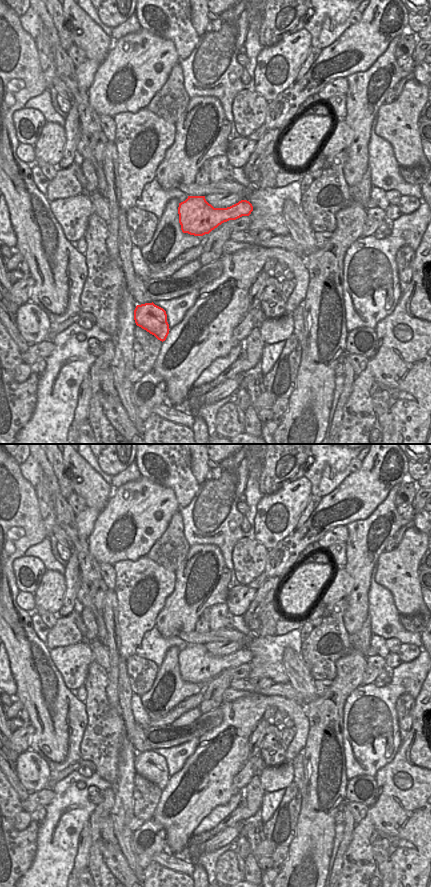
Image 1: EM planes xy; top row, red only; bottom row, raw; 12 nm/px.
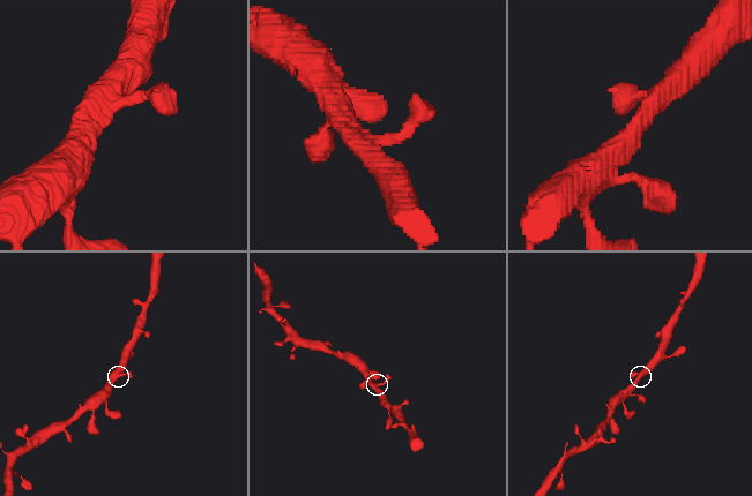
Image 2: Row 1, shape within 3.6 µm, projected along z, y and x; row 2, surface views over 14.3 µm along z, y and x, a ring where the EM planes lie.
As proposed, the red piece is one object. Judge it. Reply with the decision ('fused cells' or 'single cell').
single cell

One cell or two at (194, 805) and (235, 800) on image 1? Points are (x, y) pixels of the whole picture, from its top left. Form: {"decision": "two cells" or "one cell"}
{"decision": "two cells"}

